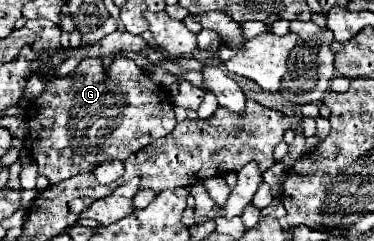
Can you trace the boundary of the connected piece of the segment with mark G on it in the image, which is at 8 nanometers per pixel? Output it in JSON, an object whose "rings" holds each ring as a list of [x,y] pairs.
{"rings":[[[99,57],[86,58],[69,76],[47,82],[39,98],[31,102],[27,122],[29,134],[25,136],[25,146],[39,166],[39,174],[47,176],[51,182],[63,182],[75,174],[93,172],[103,162],[125,162],[131,154],[139,152],[153,140],[173,132],[177,124],[171,98],[167,98],[165,90],[161,90],[133,60],[117,58],[105,66]]]}

